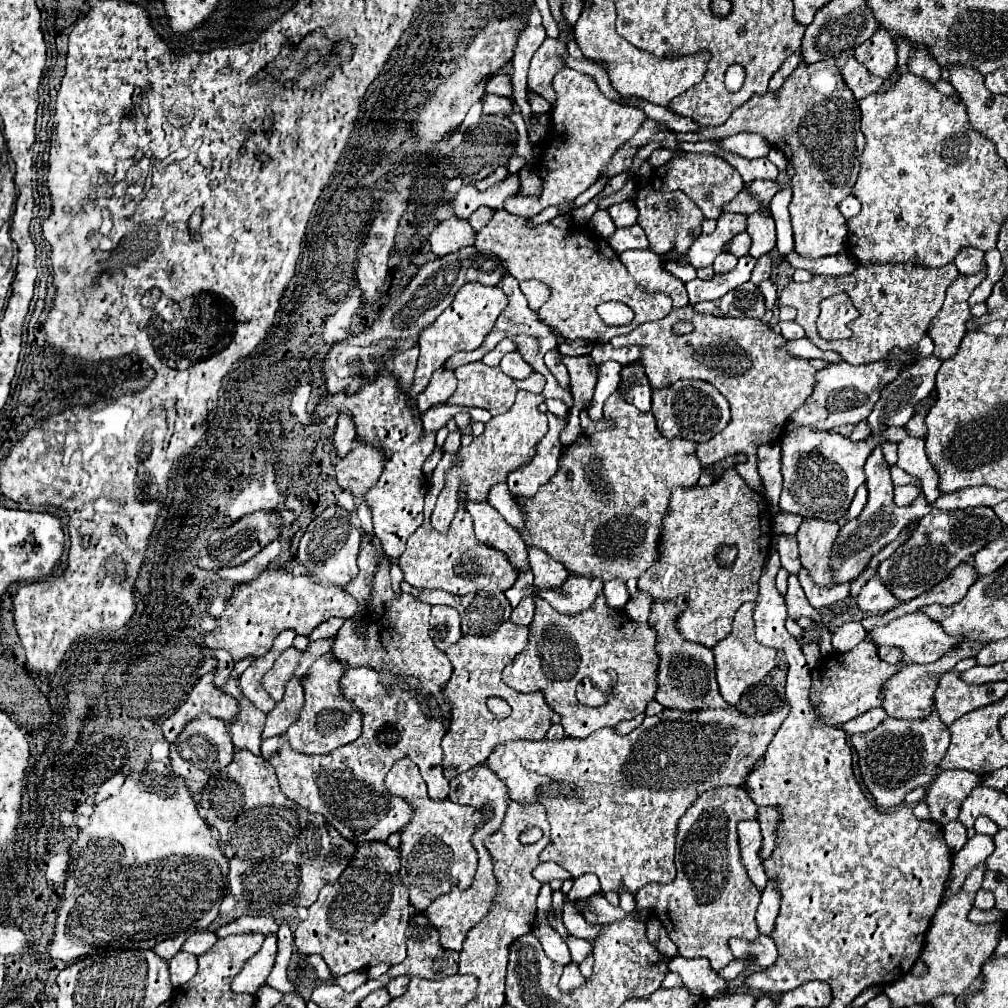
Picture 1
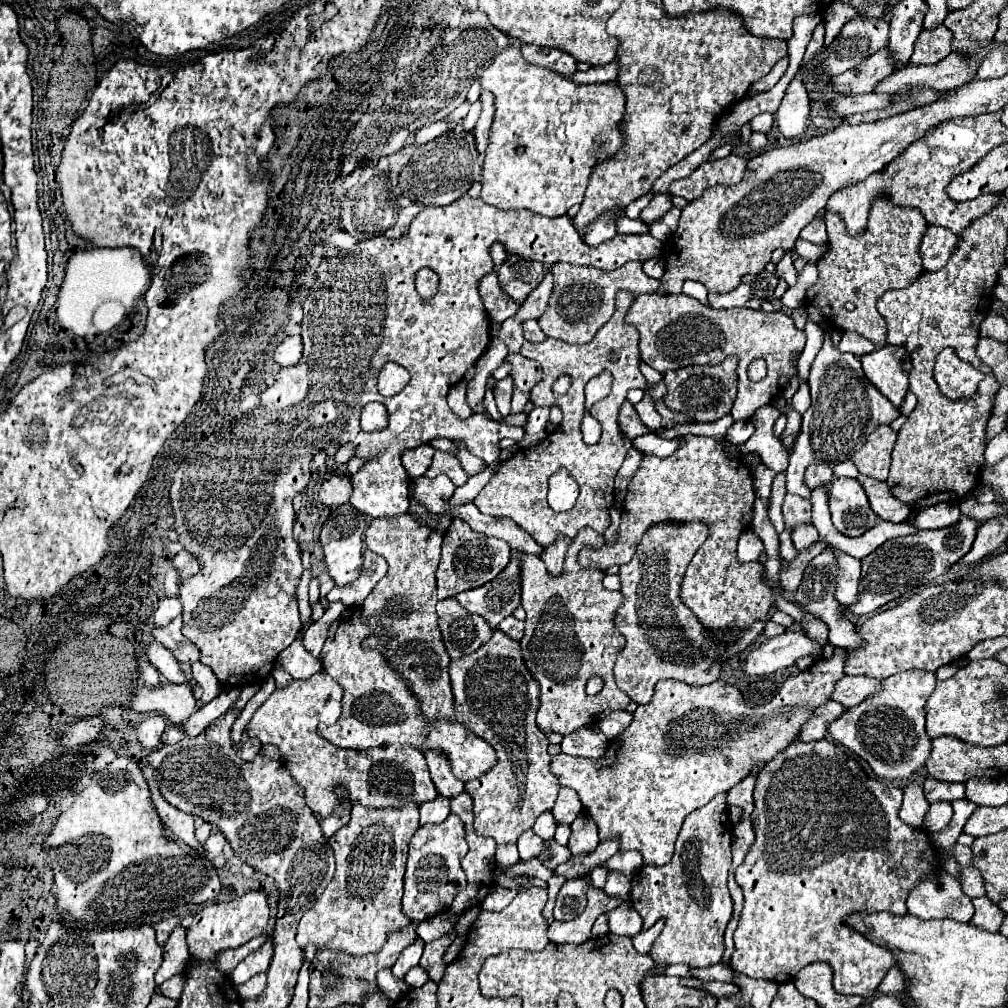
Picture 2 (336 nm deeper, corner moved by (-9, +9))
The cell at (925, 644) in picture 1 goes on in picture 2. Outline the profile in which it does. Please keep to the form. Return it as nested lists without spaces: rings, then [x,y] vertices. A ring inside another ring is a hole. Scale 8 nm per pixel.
[[[786,630],[780,636],[766,640],[746,656],[744,672],[750,676],[764,676],[778,668],[792,666],[802,656],[812,656],[824,650],[824,644],[816,642],[802,630]]]

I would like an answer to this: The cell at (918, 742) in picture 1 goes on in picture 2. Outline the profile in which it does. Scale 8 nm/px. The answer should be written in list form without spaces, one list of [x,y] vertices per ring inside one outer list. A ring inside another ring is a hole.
[[[904,670],[882,680],[882,692],[864,700],[860,706],[848,708],[836,722],[828,726],[830,736],[864,758],[876,776],[884,780],[906,780],[924,768],[932,752],[932,740],[926,734],[924,706],[936,688],[936,672]]]

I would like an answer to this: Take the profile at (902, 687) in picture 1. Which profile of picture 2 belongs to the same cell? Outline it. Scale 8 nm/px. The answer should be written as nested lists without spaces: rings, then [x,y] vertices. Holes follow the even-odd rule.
[[[846,676],[840,682],[836,682],[832,700],[840,702],[846,708],[852,708],[864,702],[864,698],[876,694],[876,690],[880,690],[880,680],[864,678],[864,676]]]

